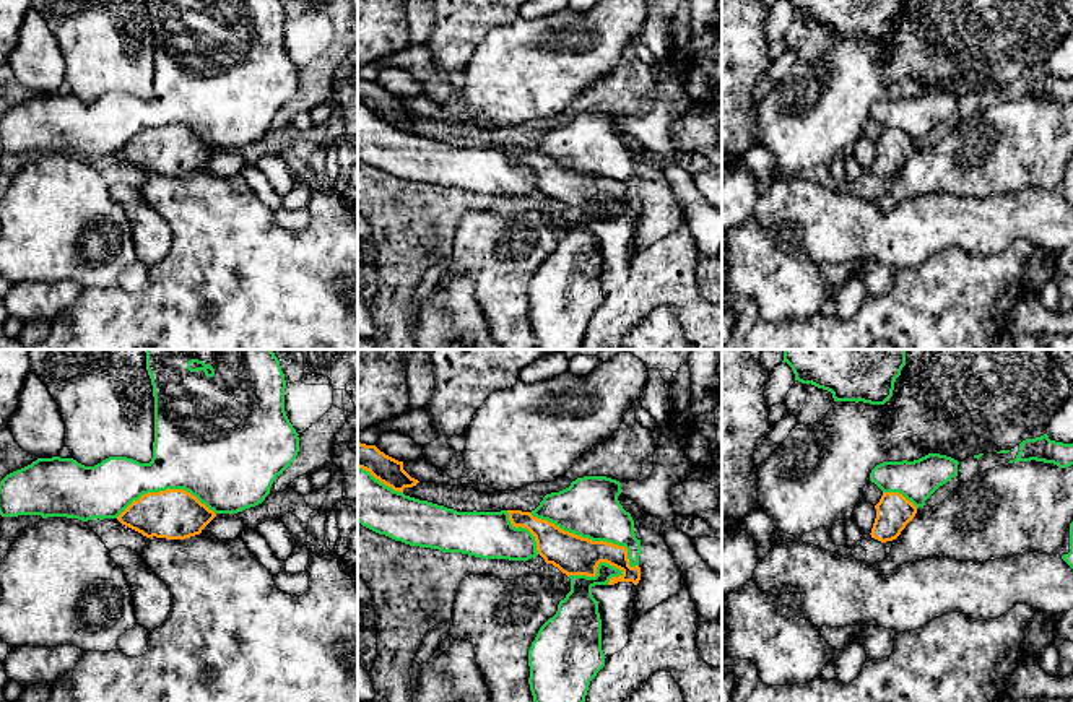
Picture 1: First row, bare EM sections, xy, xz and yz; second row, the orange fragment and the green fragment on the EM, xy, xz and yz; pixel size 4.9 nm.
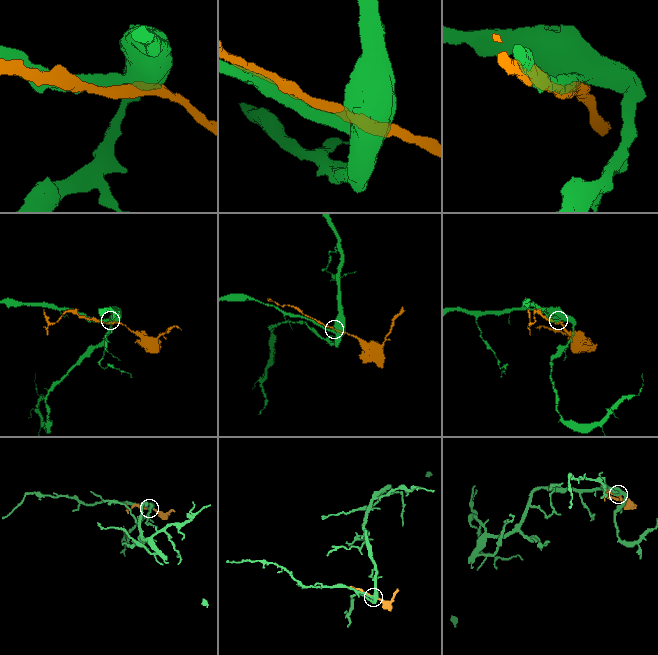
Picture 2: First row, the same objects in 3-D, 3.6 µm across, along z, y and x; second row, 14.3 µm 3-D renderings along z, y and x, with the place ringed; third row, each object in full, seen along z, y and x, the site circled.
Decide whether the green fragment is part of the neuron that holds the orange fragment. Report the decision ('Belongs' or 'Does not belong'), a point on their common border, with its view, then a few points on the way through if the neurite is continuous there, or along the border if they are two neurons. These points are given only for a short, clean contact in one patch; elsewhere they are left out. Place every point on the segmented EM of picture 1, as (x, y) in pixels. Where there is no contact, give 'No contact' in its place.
Does not belong. Touches orange at xz (587, 538)

